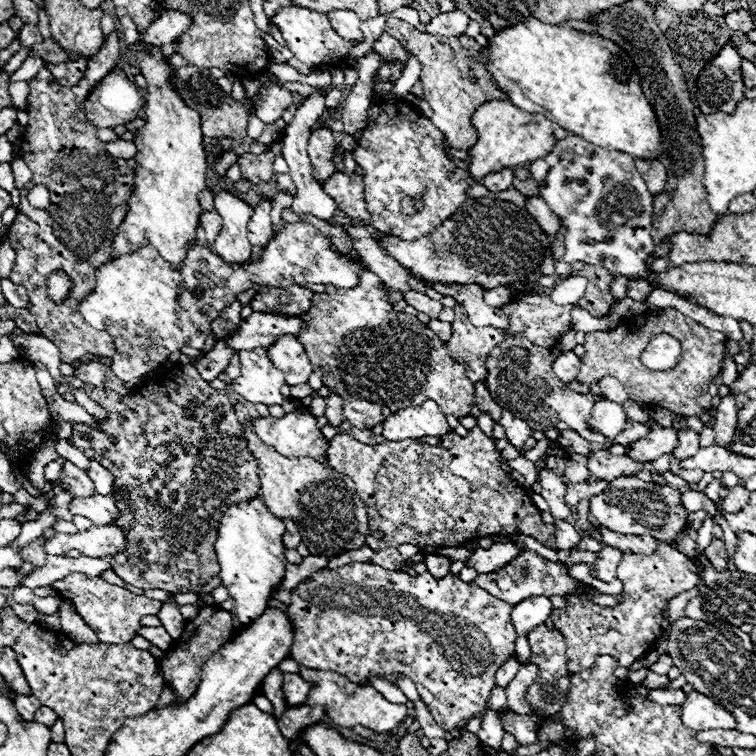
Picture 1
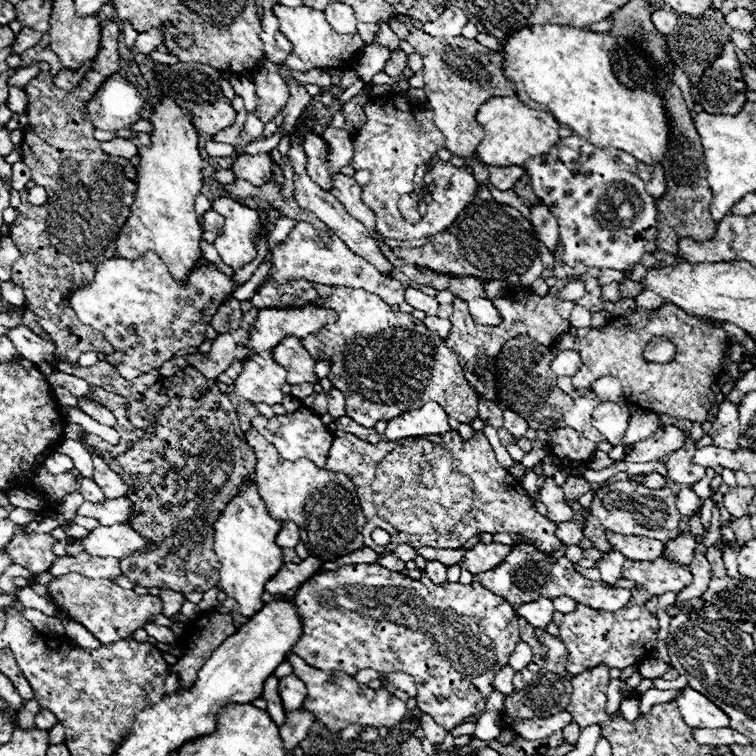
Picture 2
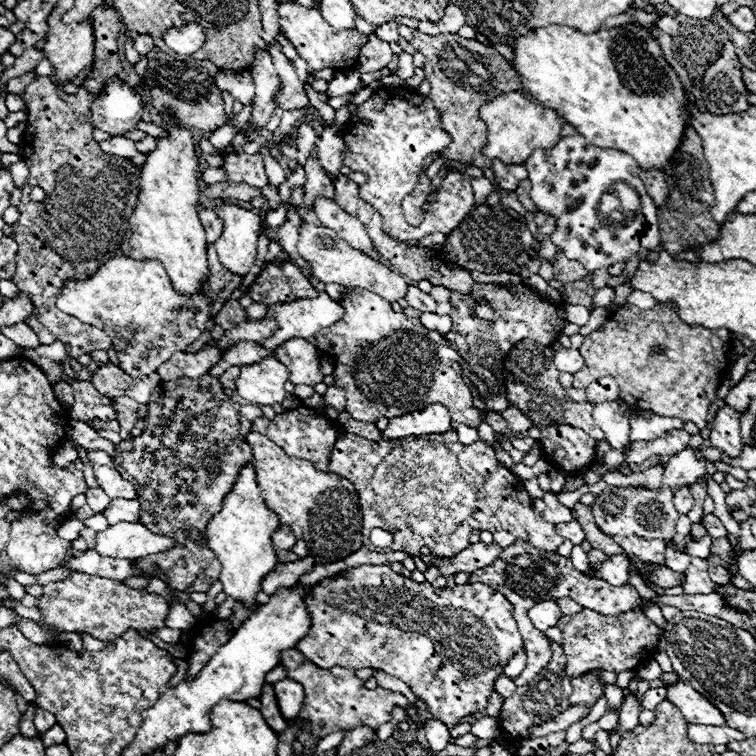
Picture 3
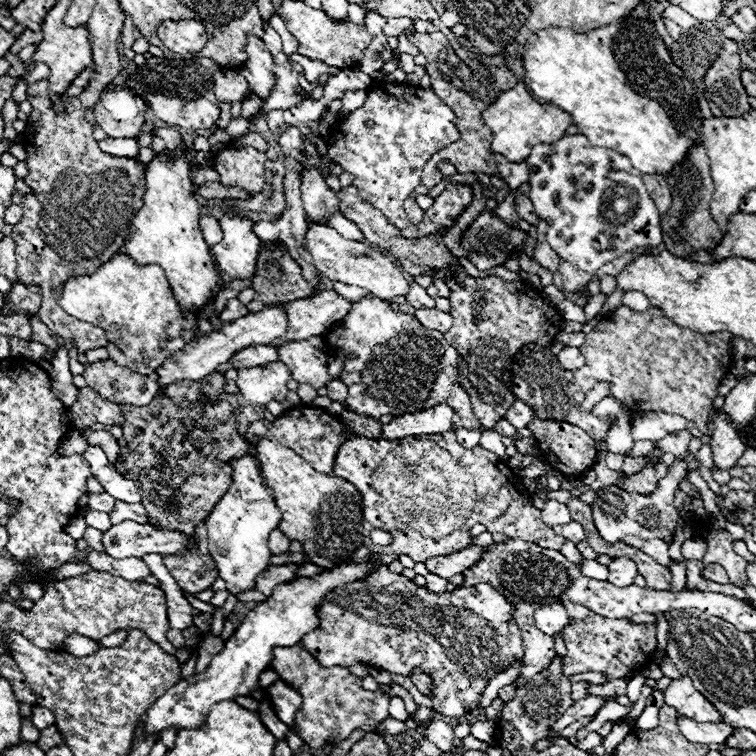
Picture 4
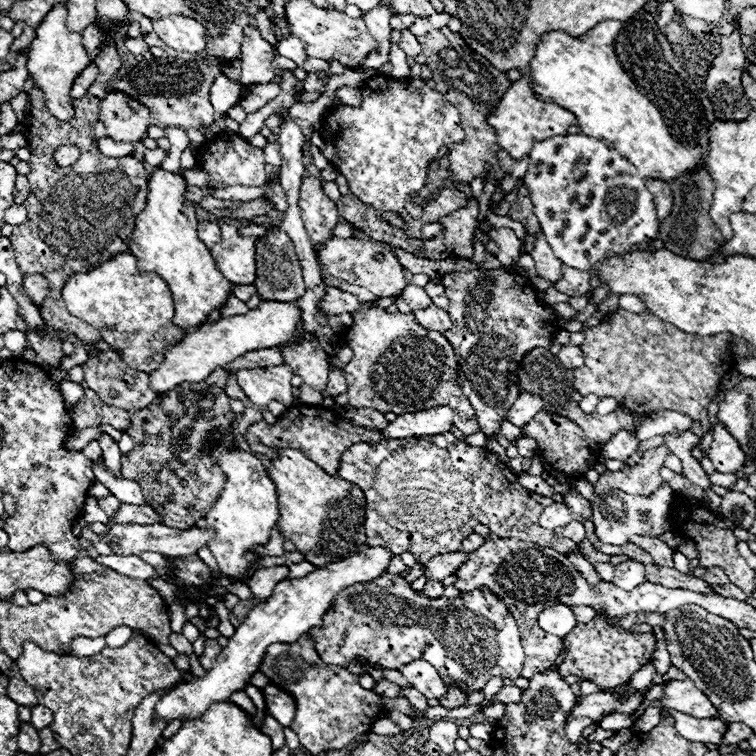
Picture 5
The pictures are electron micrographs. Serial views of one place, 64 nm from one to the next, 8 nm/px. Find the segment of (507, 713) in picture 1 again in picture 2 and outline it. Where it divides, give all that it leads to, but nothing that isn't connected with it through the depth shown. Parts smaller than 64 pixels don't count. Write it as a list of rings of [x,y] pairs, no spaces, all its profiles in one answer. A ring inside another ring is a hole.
[[[558,712],[550,718],[536,718],[536,720],[516,720],[516,734],[524,740],[540,740],[548,738],[556,730],[562,730],[572,722],[570,712]]]

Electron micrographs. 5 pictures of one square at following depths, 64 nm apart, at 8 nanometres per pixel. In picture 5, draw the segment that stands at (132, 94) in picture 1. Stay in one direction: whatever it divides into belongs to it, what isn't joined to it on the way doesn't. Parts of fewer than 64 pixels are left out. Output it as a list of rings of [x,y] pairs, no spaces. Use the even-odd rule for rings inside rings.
[[[108,92],[104,102],[100,102],[98,116],[106,132],[116,142],[132,142],[138,144],[144,140],[146,130],[150,126],[150,112],[130,96],[122,92]]]

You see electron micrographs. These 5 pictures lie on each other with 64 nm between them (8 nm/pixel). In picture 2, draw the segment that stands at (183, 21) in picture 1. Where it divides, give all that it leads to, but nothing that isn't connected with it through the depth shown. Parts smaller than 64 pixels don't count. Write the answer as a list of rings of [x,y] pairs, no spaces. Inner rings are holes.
[[[148,30],[148,32],[144,32],[144,34],[140,34],[140,36],[136,38],[134,48],[136,48],[140,54],[150,54],[150,52],[156,50],[160,44],[162,44],[162,32],[160,32],[160,30]]]

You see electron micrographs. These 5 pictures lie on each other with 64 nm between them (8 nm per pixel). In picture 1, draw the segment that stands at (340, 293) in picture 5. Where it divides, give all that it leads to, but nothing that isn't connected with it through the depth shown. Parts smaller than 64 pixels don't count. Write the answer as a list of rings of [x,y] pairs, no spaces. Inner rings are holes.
[[[254,312],[248,320],[242,320],[236,332],[230,334],[230,348],[234,350],[256,350],[270,348],[280,336],[294,334],[306,326],[306,314],[302,316],[280,316],[270,312]]]

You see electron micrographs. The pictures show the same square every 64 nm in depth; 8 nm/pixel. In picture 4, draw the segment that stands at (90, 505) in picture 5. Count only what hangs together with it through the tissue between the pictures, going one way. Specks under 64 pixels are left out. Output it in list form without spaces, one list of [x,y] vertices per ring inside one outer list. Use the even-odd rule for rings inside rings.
[[[86,506],[86,514],[84,514],[84,520],[88,526],[92,528],[98,528],[102,532],[106,532],[112,524],[110,524],[110,518],[106,512],[98,512],[98,510],[92,510],[90,506]]]

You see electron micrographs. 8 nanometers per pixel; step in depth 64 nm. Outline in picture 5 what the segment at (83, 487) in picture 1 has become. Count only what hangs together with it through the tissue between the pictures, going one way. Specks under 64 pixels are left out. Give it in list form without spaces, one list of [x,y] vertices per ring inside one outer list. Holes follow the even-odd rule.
[[[114,496],[100,498],[100,500],[98,500],[98,504],[100,504],[100,508],[108,514],[108,518],[110,518],[110,520],[116,516],[116,512],[118,512],[118,508],[120,508],[120,500],[116,500]]]

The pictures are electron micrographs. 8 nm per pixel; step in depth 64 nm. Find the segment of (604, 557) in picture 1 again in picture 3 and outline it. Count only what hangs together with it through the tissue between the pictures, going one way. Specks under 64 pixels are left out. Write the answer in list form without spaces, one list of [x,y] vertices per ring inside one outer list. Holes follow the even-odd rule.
[[[610,556],[604,564],[598,564],[602,580],[612,586],[624,586],[630,580],[630,560],[626,556]]]

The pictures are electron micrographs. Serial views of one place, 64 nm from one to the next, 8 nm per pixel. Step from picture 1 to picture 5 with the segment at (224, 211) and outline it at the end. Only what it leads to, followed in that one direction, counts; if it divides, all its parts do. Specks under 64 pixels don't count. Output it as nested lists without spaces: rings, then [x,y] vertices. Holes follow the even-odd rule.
[[[220,224],[222,240],[210,250],[216,268],[232,284],[254,284],[256,280],[256,238],[238,236],[232,224]]]

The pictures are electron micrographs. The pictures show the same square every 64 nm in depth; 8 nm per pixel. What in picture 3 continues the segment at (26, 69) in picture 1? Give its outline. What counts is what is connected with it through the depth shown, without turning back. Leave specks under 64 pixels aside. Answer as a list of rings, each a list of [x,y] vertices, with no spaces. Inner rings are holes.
[[[28,72],[28,74],[24,74],[24,76],[18,76],[18,78],[8,80],[6,88],[8,88],[8,92],[12,92],[12,94],[16,94],[16,96],[24,96],[24,90],[26,90],[26,86],[28,86],[32,80],[34,80],[34,72]]]

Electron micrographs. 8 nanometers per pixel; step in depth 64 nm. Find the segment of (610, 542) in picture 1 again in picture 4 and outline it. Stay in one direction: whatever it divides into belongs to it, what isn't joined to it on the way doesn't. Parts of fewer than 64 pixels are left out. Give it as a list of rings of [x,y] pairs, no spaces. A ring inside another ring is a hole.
[[[626,536],[624,542],[630,544],[630,546],[634,546],[634,548],[640,548],[644,554],[652,556],[656,562],[660,562],[664,566],[672,564],[672,560],[668,556],[668,544],[664,540],[658,540],[658,538],[656,540],[640,540],[636,536]]]

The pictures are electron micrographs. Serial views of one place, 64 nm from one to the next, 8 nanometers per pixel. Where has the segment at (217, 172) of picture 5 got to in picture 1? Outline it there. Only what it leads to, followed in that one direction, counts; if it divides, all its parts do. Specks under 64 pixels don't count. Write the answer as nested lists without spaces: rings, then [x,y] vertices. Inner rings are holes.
[[[268,150],[268,152],[258,154],[258,156],[254,156],[254,154],[242,154],[238,158],[238,166],[240,166],[242,178],[248,180],[254,186],[258,186],[262,182],[268,182],[274,176],[274,170],[272,170],[274,156],[276,156],[274,150]]]

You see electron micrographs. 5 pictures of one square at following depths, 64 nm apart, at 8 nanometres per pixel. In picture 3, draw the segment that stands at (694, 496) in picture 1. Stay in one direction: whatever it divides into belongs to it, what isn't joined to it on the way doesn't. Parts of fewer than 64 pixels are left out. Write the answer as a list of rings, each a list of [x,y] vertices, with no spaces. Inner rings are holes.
[[[678,488],[676,492],[674,492],[674,506],[676,506],[676,510],[680,512],[680,514],[688,514],[690,510],[692,510],[692,506],[694,506],[694,498],[692,498],[692,494],[690,494],[690,488]]]

